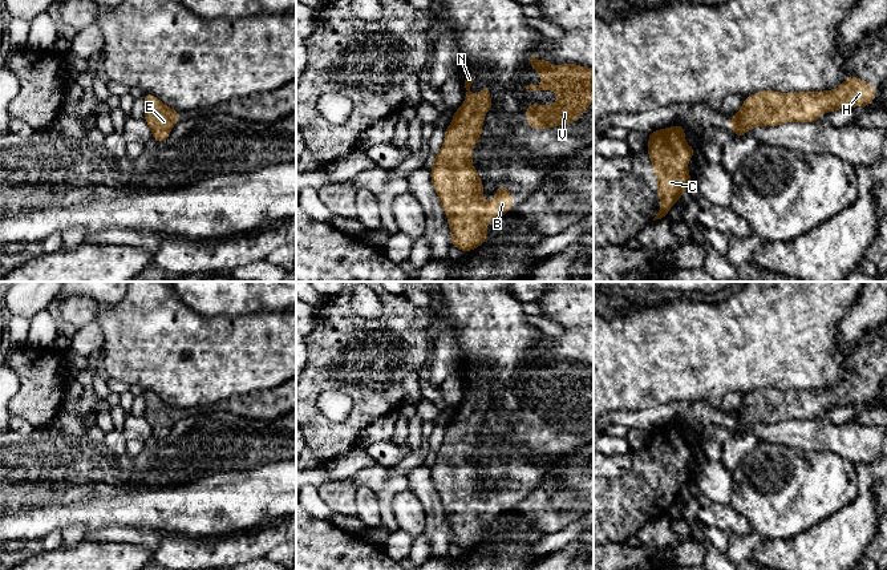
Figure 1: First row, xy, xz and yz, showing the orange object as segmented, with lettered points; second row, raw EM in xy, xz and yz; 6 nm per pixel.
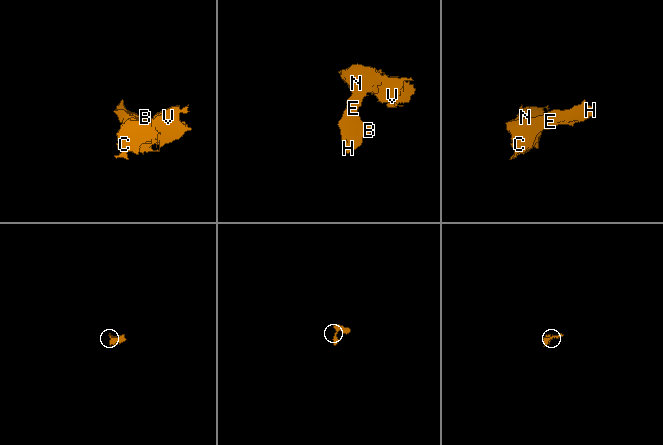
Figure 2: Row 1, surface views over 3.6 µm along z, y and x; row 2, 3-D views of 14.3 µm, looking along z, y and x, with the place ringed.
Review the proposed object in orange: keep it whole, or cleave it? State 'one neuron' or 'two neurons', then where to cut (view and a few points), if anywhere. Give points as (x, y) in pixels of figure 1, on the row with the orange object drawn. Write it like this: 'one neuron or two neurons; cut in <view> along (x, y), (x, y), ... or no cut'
one neuron; no cut

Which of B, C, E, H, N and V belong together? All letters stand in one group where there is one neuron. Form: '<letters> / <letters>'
B C E H N V

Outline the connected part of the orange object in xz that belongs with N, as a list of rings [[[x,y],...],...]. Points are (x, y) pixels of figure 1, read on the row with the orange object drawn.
[[[469,74],[463,81],[466,98],[453,114],[445,130],[444,146],[433,157],[430,170],[451,231],[451,246],[470,251],[483,244],[487,237],[487,221],[506,215],[514,201],[507,186],[495,187],[494,201],[483,201],[485,185],[471,166],[471,150],[482,137],[485,113],[491,110],[490,89],[485,86],[477,96],[470,94],[470,85],[477,80]]]

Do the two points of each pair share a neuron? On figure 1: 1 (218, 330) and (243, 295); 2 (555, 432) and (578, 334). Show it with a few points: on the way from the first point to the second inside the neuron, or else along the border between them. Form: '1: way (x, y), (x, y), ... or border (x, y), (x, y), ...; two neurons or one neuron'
1: border (258, 311), (234, 316), (197, 314); two neurons
2: way (571, 408), (578, 401), (578, 358); one neuron

